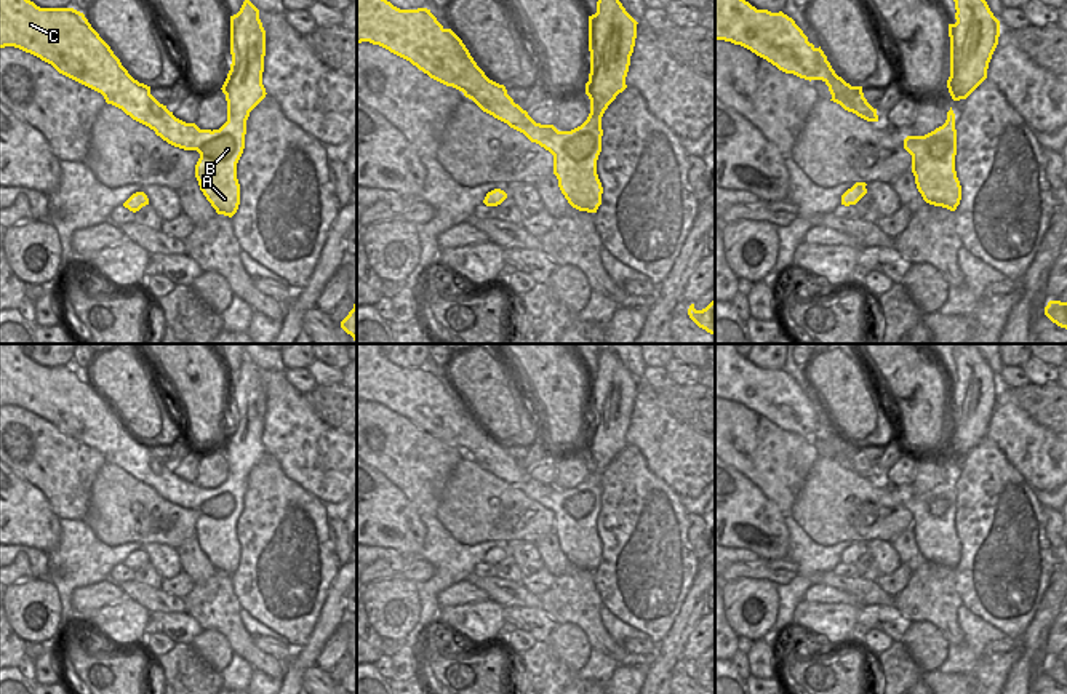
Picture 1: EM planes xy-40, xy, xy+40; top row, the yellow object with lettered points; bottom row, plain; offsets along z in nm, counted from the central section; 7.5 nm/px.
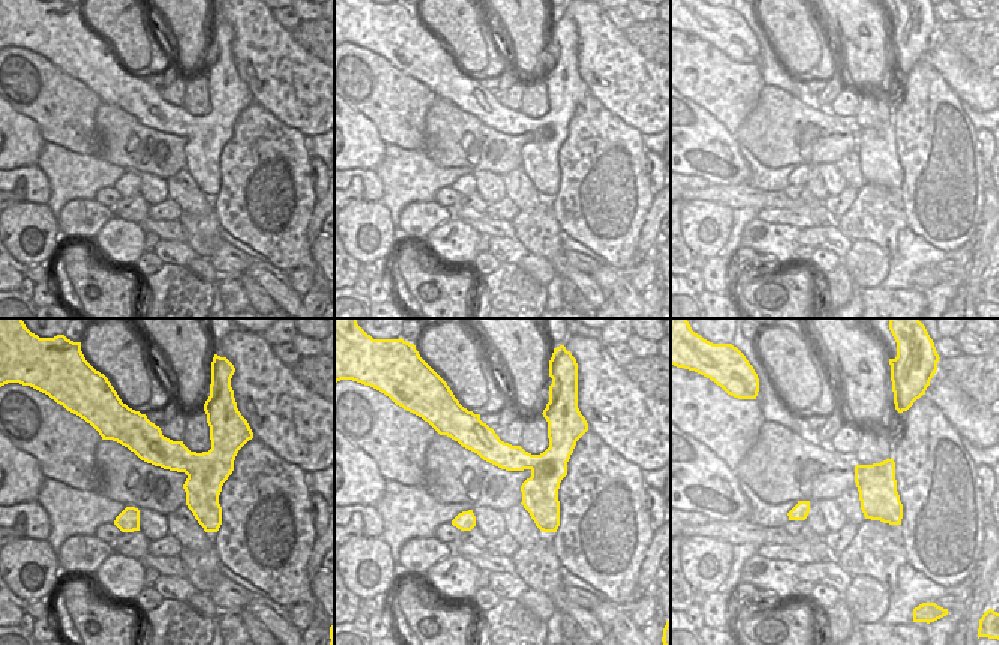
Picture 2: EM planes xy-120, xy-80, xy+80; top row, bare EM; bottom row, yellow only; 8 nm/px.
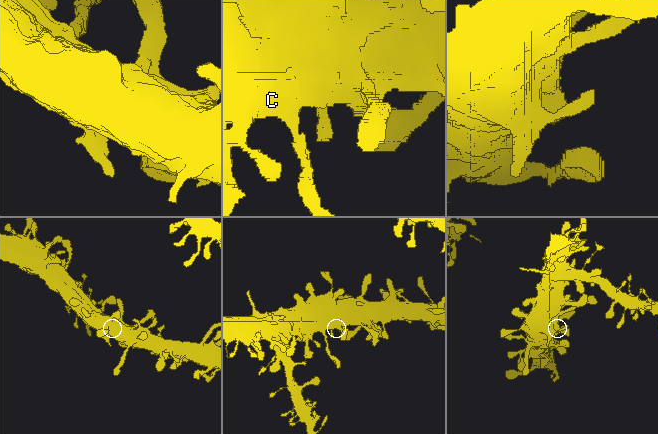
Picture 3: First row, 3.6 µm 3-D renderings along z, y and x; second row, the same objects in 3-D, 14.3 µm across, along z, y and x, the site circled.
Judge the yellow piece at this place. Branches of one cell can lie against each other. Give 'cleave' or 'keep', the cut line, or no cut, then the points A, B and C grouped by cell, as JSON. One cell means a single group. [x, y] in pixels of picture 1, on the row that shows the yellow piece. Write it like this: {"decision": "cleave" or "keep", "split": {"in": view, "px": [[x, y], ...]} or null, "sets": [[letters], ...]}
{"decision": "keep", "split": null, "sets": [["A", "B", "C"]]}

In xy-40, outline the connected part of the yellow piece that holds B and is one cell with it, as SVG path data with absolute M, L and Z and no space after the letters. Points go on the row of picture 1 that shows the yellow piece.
M0 0L0 48L14 46L51 64L59 74L101 93L107 104L122 109L133 120L149 126L168 144L197 150L195 177L200 190L218 214L232 217L240 205L237 163L245 149L250 112L266 98L262 85L266 30L259 10L245 0L240 11L230 16L232 64L222 85L227 101L227 122L219 130L200 130L173 115L152 94L150 86L134 80L114 54L110 46L91 27L83 13L74 8L40 8L30 0Z

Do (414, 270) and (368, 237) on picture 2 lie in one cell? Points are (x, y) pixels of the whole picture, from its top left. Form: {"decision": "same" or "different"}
{"decision": "different"}

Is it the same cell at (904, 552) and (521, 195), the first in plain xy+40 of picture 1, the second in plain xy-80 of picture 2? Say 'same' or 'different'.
same

